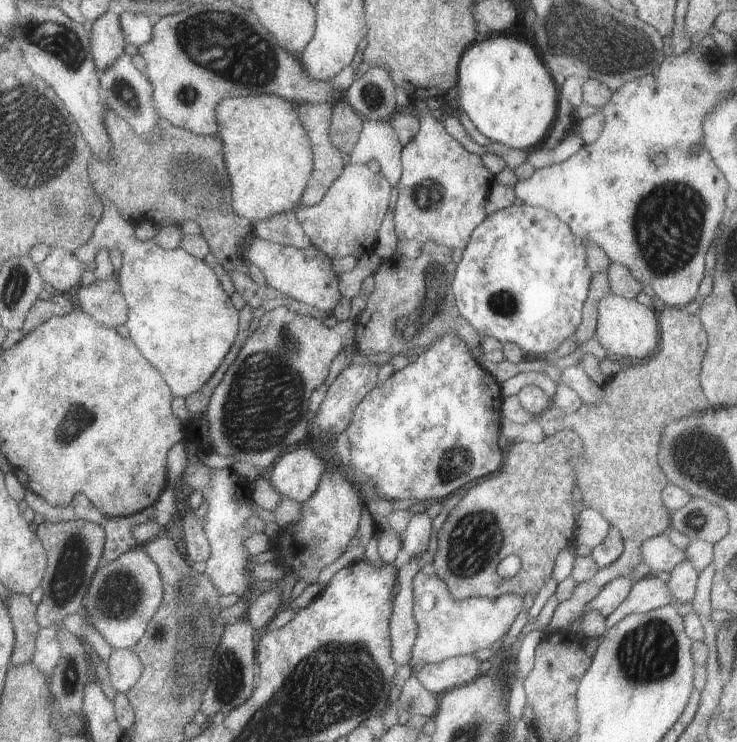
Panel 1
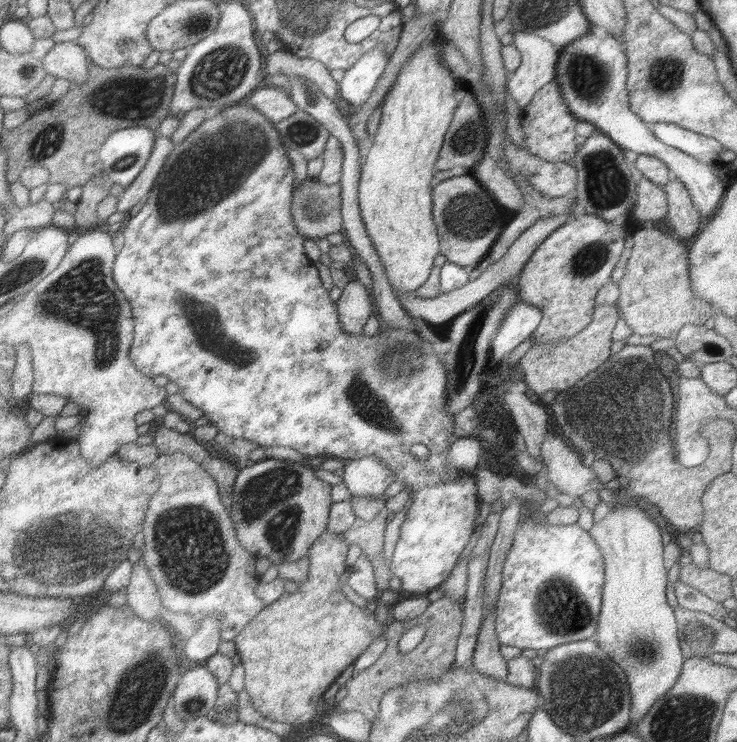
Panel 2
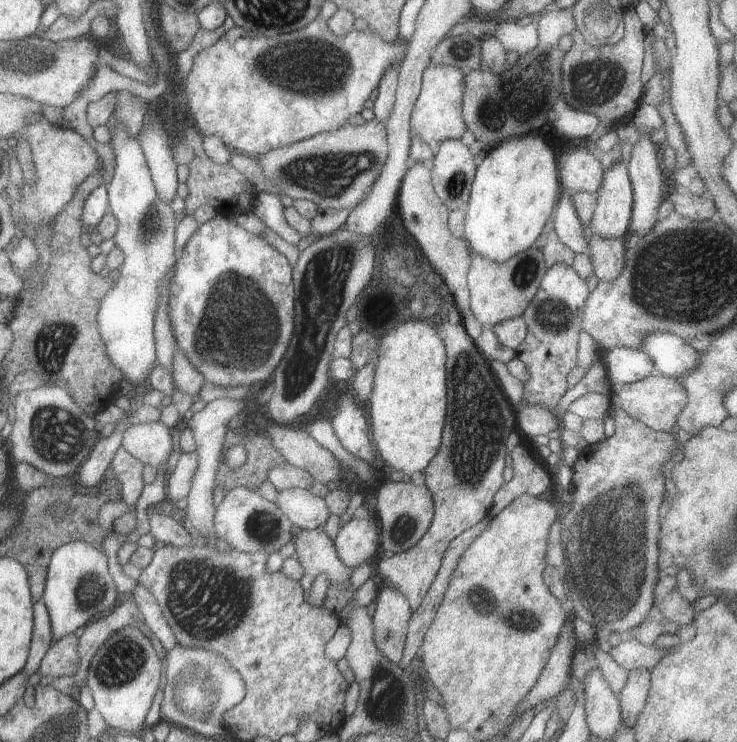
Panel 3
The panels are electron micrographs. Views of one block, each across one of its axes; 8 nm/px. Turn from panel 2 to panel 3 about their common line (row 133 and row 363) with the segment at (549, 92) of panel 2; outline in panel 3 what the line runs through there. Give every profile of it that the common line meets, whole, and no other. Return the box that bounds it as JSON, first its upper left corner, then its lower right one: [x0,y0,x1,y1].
[515,262,589,410]

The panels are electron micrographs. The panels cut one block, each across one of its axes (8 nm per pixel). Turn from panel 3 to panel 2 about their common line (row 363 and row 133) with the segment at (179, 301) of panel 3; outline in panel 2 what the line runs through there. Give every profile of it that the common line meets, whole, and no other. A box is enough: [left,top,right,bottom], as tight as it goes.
[113,102,479,596]

